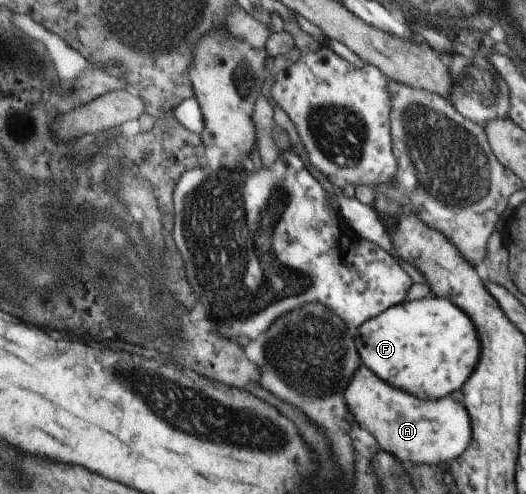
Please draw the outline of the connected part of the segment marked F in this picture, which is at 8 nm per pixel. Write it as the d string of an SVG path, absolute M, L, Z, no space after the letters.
M429 293L427 297L419 300L403 300L399 305L385 309L383 313L365 321L354 330L362 364L389 386L397 386L418 399L437 400L451 394L453 390L459 390L477 362L479 342L475 336L474 324L453 304L449 299Z

